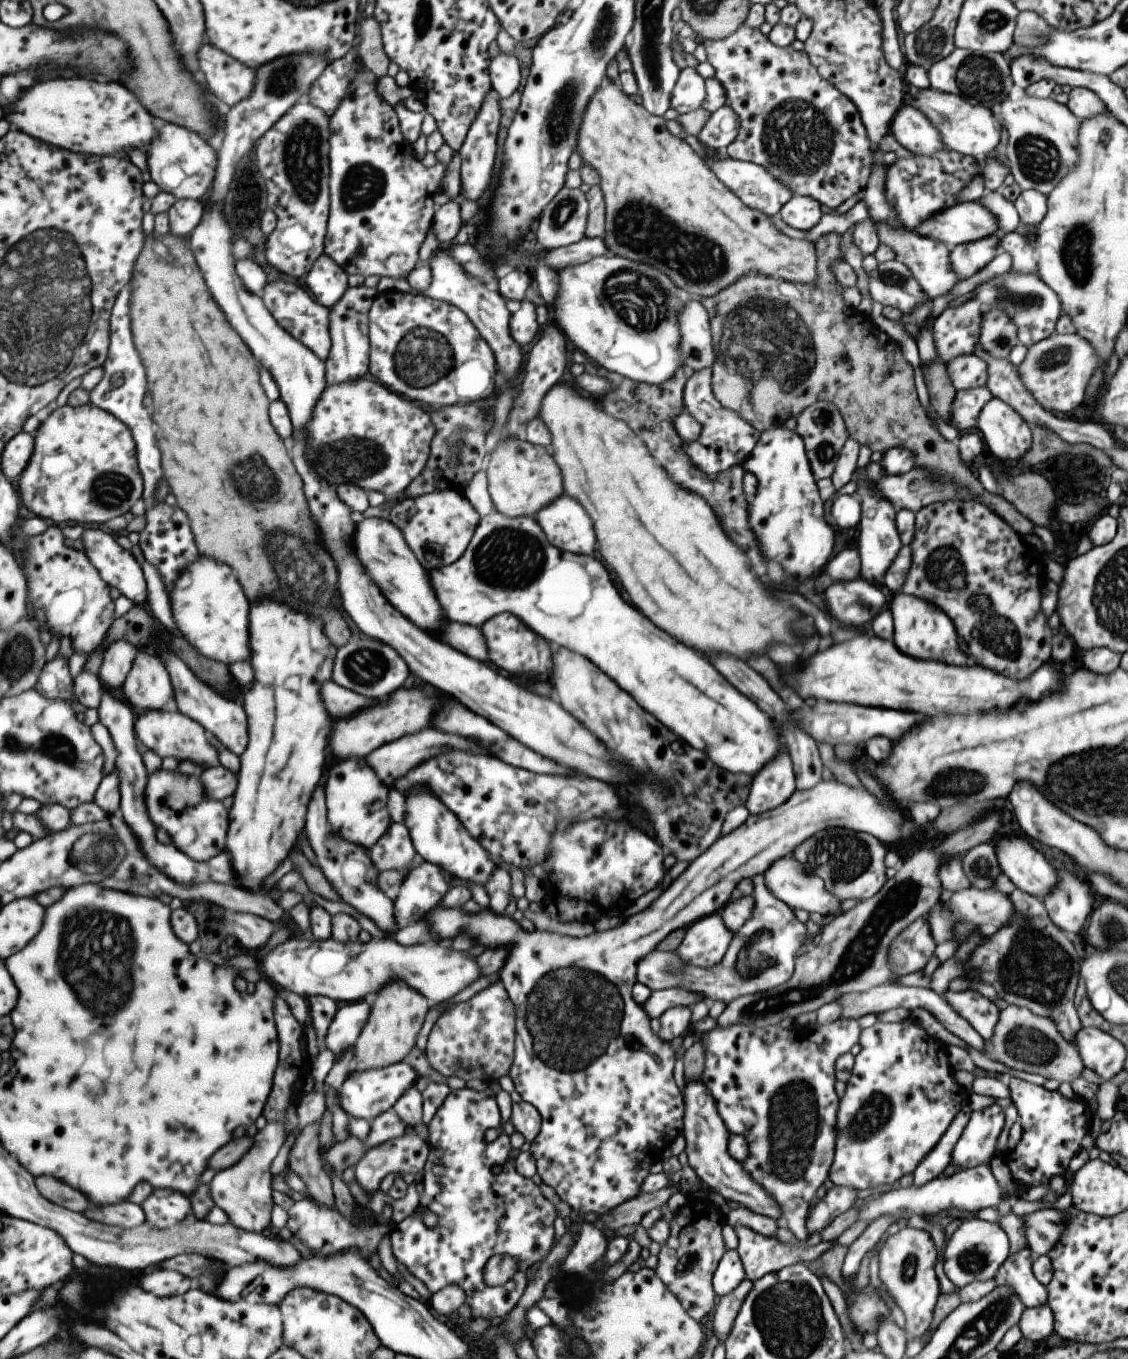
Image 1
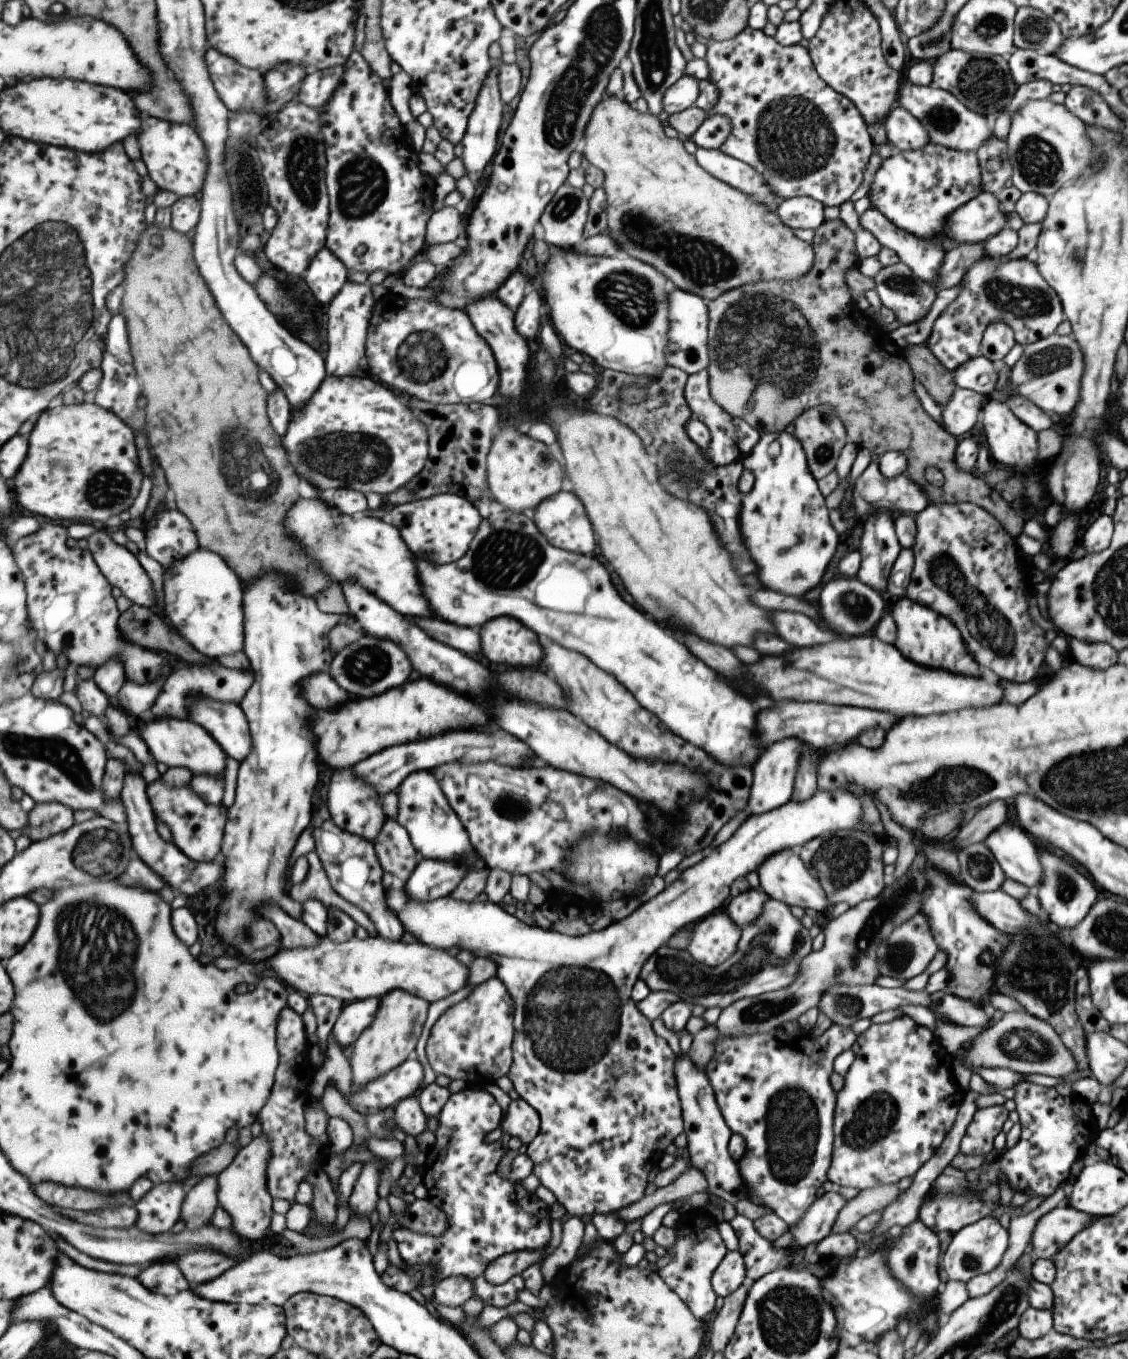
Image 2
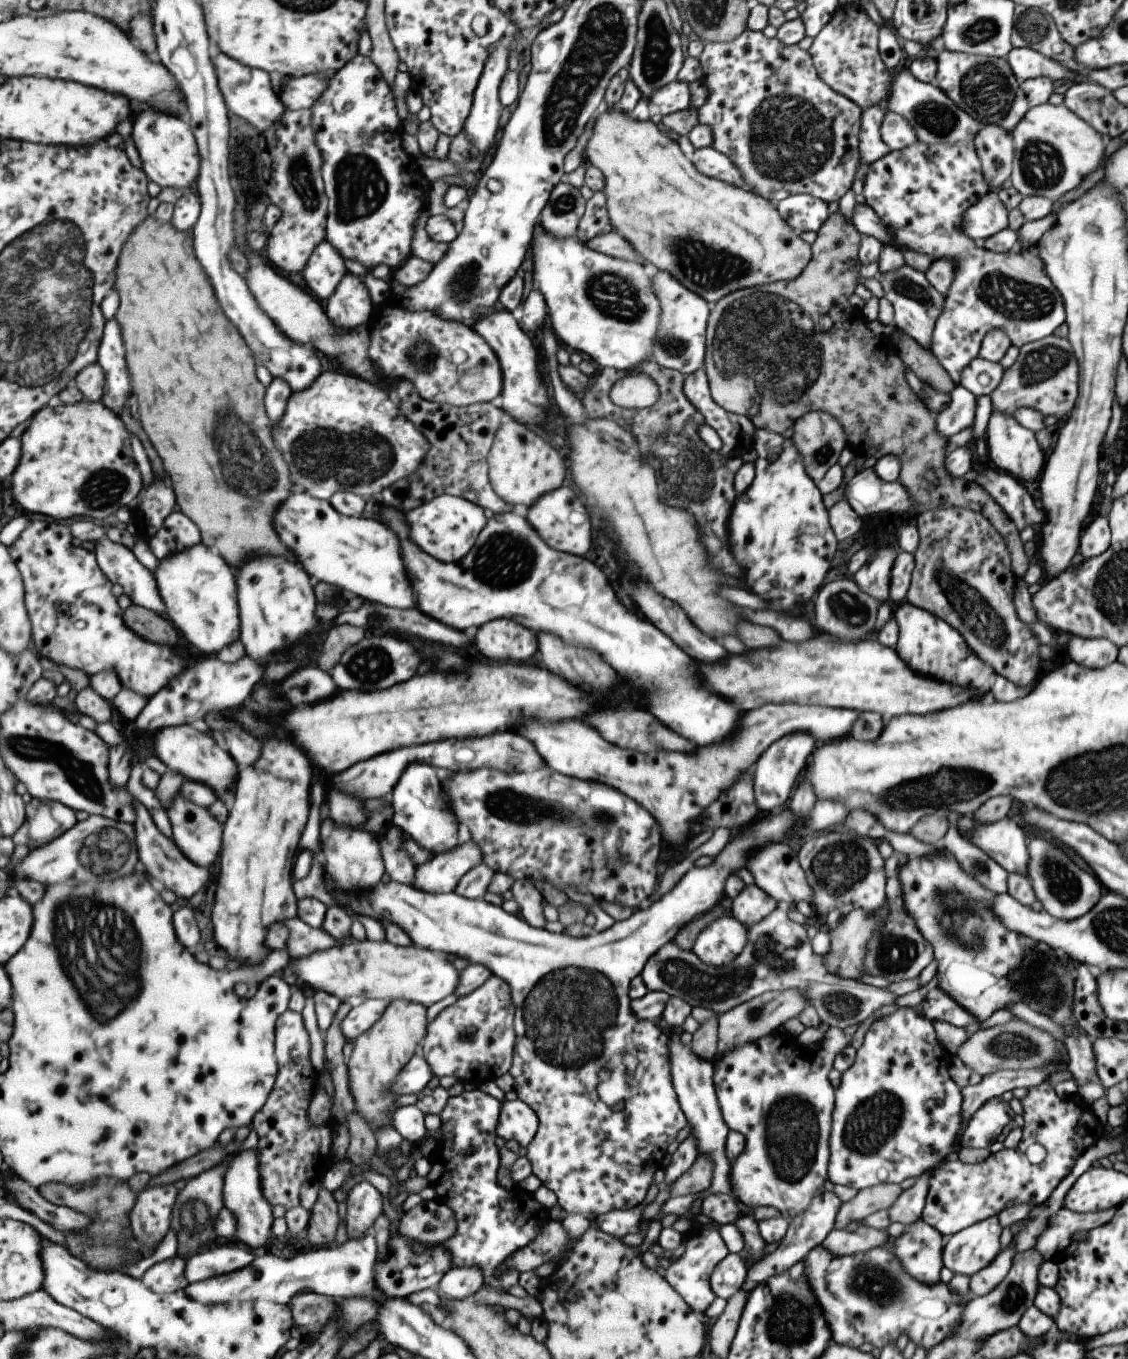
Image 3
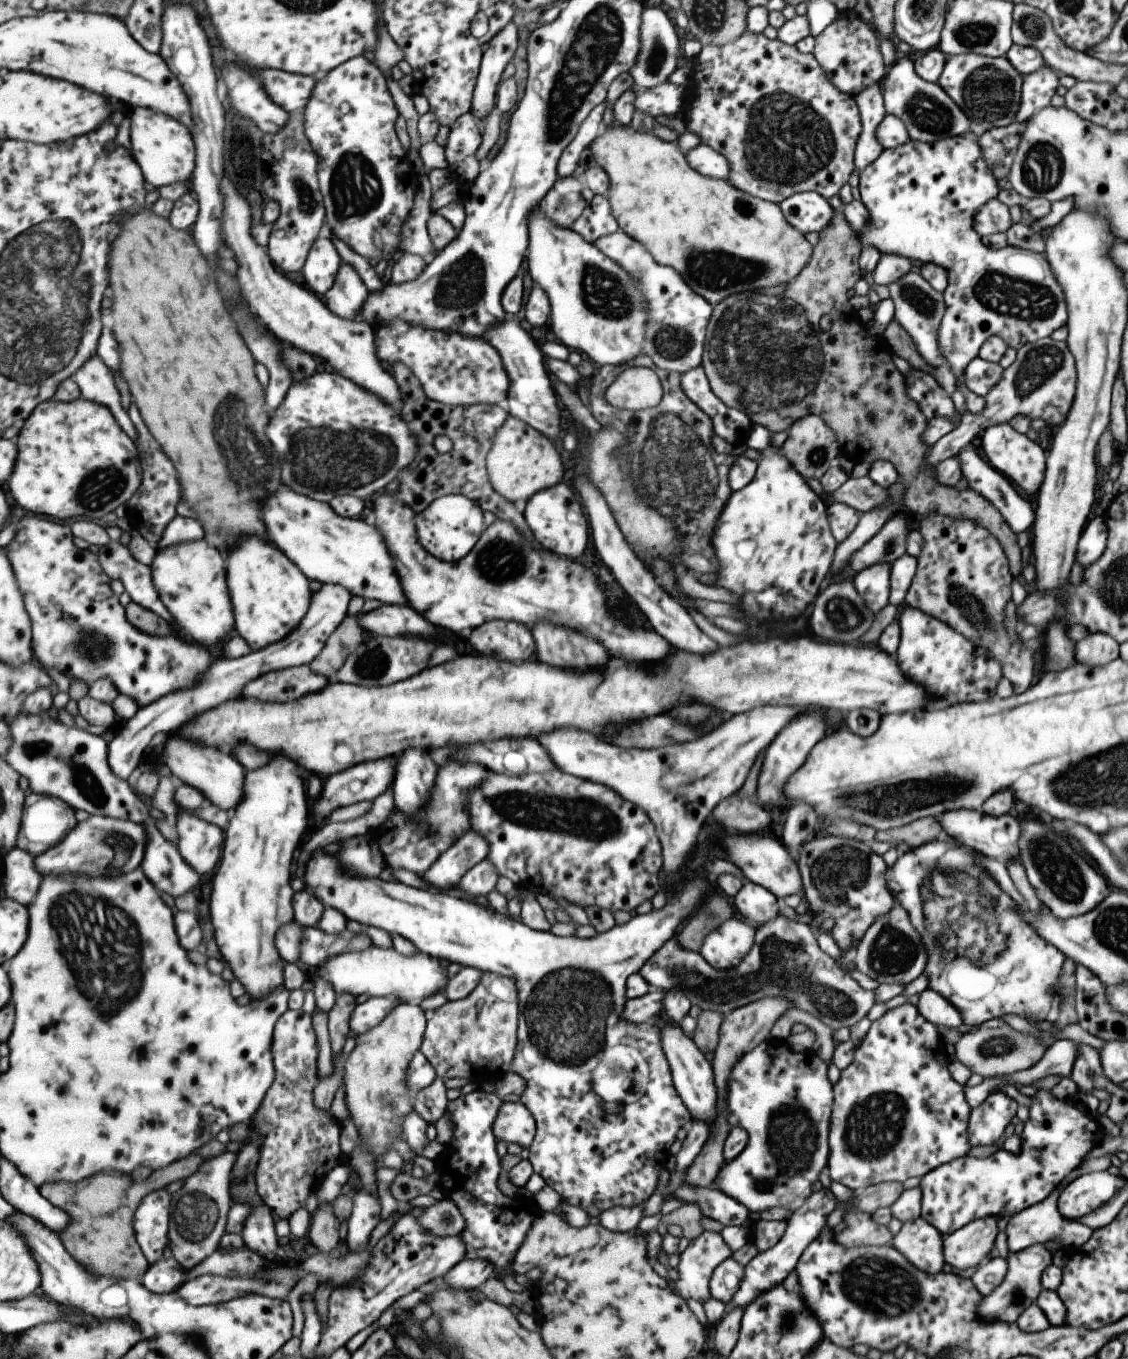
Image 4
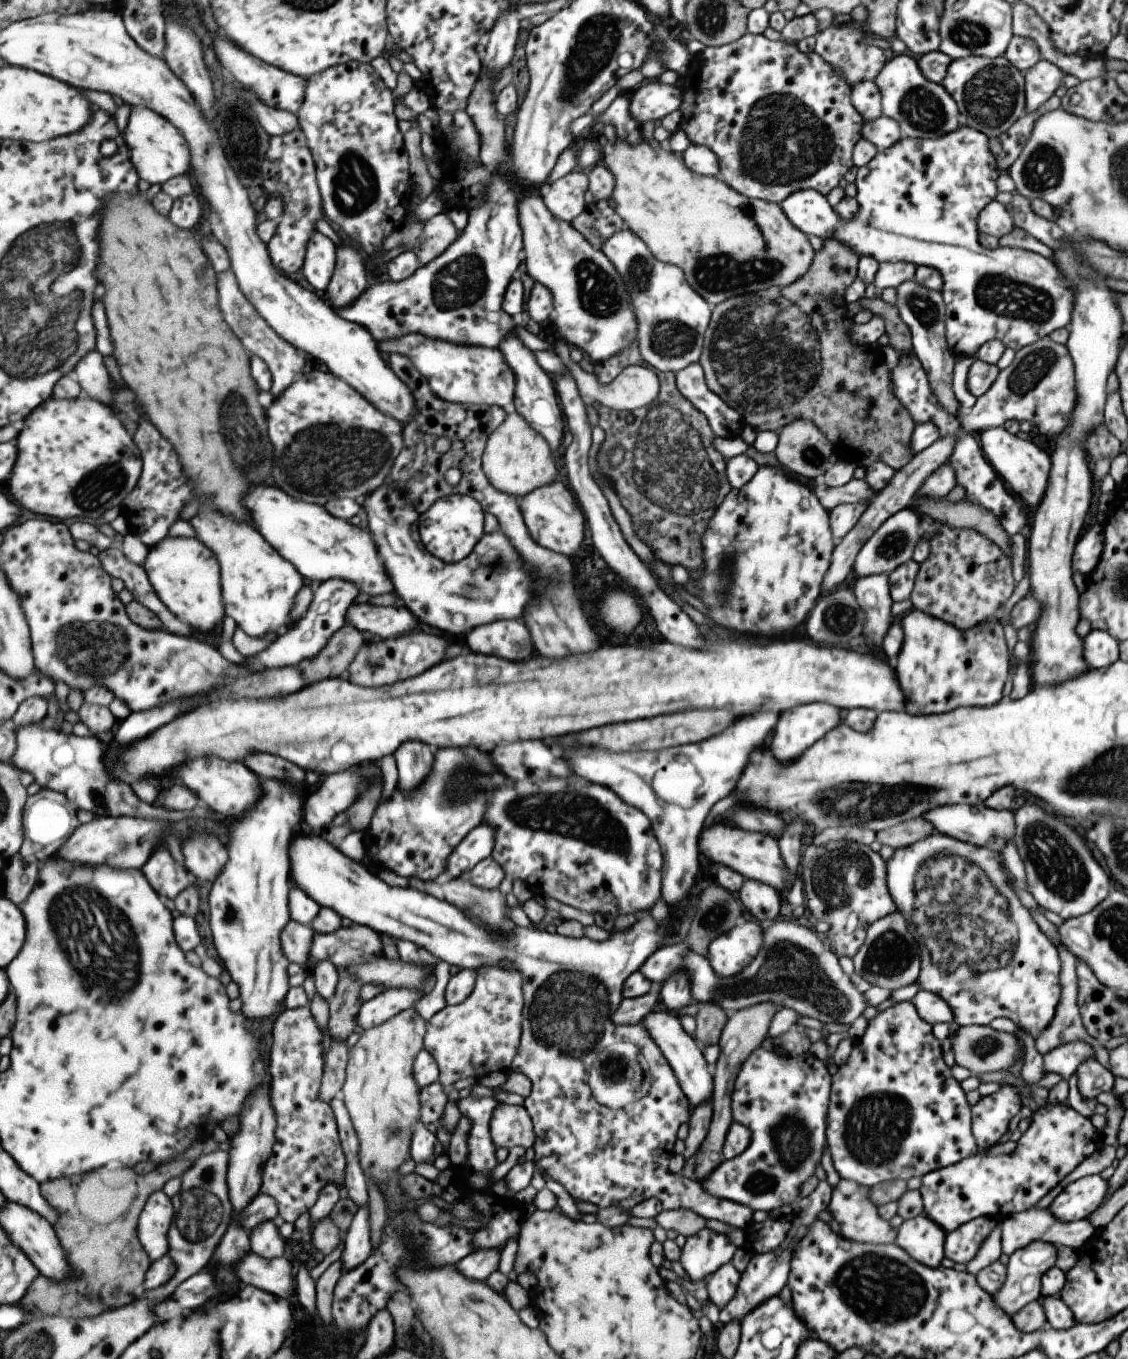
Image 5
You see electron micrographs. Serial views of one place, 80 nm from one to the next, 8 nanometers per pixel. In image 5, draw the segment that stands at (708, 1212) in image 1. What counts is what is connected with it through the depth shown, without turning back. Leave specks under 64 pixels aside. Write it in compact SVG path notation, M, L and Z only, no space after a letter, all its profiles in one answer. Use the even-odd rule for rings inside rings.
M704 1227L697 1234L686 1238L678 1262L687 1280L705 1282L719 1266L730 1263L735 1251L735 1246L724 1234L717 1234Z

